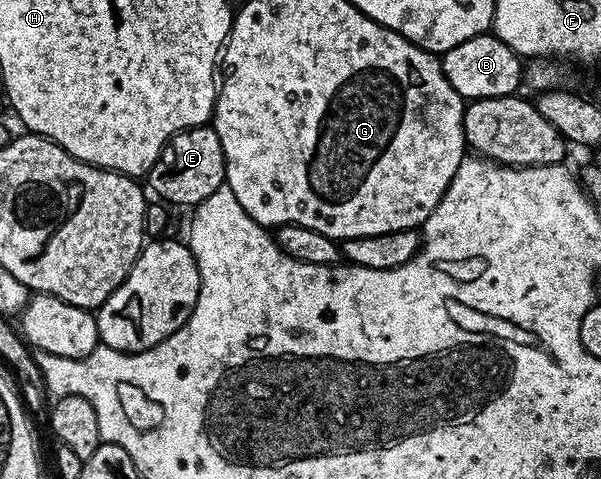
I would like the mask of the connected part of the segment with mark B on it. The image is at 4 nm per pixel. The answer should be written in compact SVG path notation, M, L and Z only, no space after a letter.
M493 33L461 41L461 45L442 52L441 62L449 85L453 85L453 89L464 101L516 94L523 81L524 64L521 56Z

